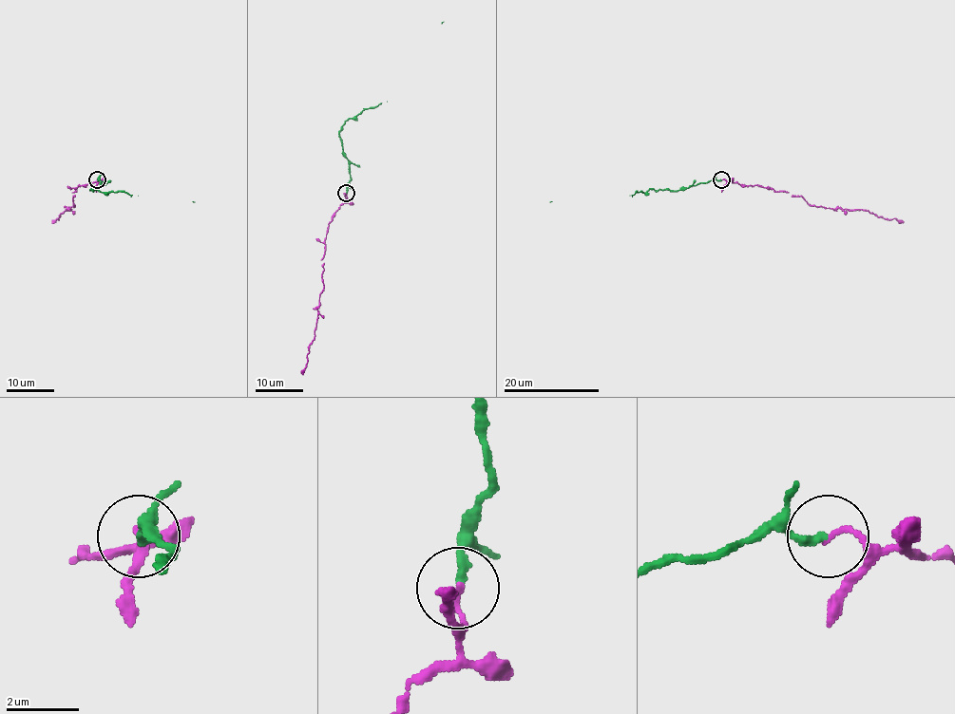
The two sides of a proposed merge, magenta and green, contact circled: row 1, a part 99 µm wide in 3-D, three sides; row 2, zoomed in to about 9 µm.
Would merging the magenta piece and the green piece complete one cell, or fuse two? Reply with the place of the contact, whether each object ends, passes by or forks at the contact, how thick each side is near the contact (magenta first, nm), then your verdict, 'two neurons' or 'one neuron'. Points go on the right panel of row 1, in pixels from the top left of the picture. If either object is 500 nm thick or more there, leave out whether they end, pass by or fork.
(721, 179) | magenta ends | green ends | 170/240 nm | one neuron

